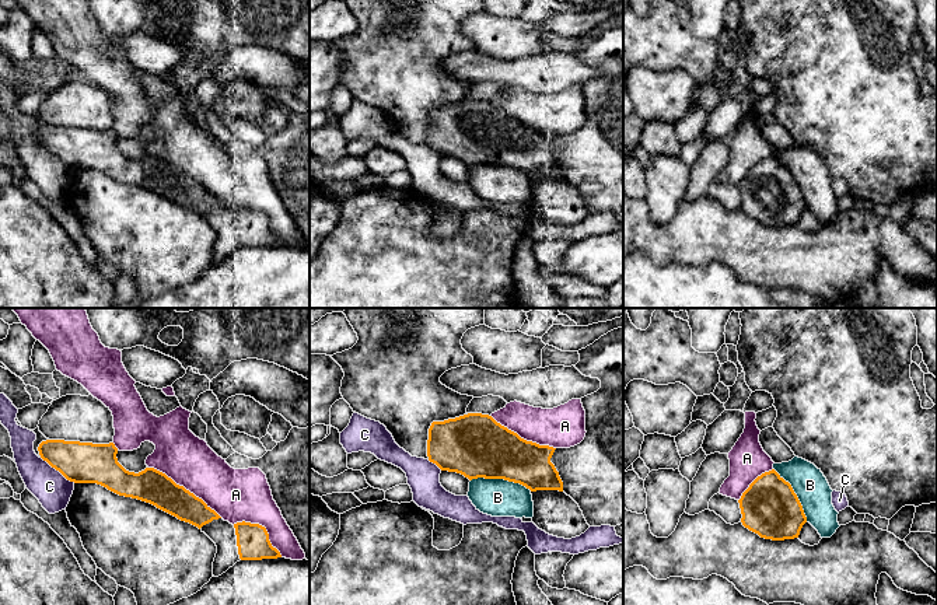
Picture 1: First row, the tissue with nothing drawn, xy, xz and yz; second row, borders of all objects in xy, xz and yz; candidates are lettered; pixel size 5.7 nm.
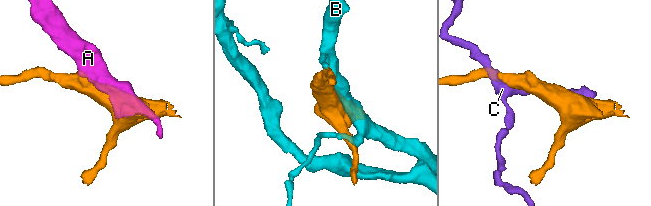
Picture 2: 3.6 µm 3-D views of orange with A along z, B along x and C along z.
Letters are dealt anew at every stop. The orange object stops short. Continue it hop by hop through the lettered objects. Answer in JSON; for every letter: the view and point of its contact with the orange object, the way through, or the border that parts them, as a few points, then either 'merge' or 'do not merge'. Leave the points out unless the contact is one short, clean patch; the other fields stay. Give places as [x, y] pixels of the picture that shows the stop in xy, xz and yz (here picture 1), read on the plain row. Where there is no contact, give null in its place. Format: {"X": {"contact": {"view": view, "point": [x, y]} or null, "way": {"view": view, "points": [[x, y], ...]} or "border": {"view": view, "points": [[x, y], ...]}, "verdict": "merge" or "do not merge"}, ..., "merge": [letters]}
{"A": {"contact": {"view": "xy", "point": [184, 174]}, "verdict": "do not merge"}, "B": {"contact": {"view": "xz", "point": [502, 164]}, "verdict": "do not merge"}, "C": {"contact": {"view": "xy", "point": [58, 156]}, "verdict": "do not merge"}, "merge": []}

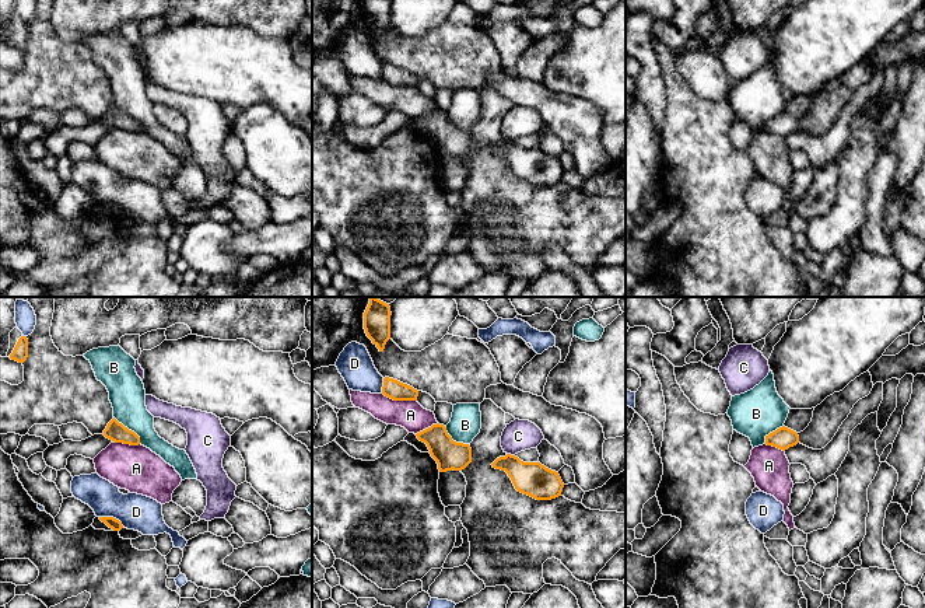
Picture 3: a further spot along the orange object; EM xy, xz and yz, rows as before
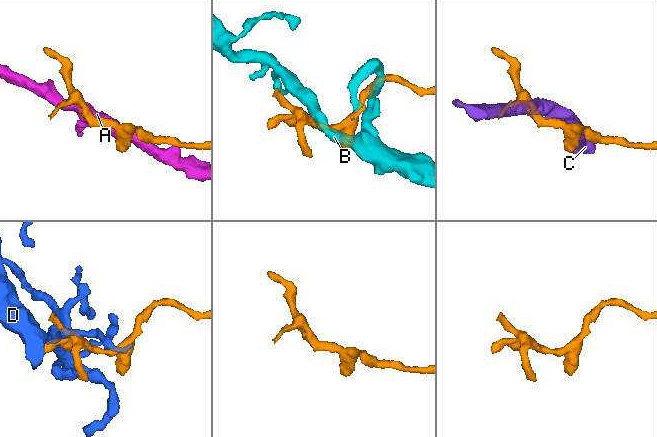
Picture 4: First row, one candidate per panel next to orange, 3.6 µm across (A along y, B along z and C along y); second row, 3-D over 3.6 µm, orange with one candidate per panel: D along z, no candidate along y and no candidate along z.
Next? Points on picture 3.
{"A": {"contact": {"view": "xz", "point": [399, 86]}, "verdict": "do not merge"}, "B": {"contact": {"view": "xy", "point": [128, 115]}, "border": {"view": "xy", "points": [[114, 102], [130, 115], [140, 129]]}, "verdict": "do not merge"}, "C": {"contact": {"view": "xz", "point": [510, 140]}, "border": {"view": "xz", "points": [[507, 139], [514, 142]]}, "verdict": "do not merge"}, "D": {"contact": {"view": "xy", "point": [112, 203]}, "verdict": "do not merge"}, "merge": []}

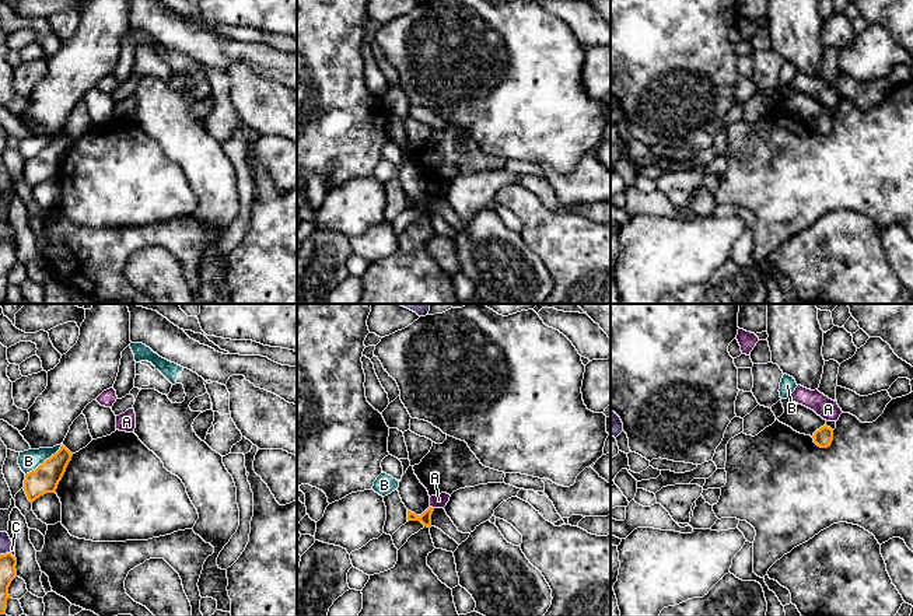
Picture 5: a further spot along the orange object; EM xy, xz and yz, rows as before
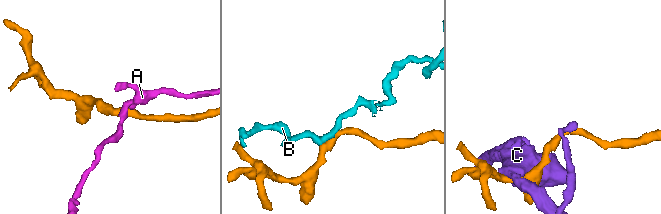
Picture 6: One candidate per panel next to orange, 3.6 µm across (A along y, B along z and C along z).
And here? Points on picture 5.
{"A": {"contact": {"view": "xz", "point": [431, 193]}, "border": {"view": "xz", "points": [[430, 192], [433, 195]]}, "verdict": "do not merge"}, "B": {"contact": {"view": "xy", "point": [45, 147]}, "border": {"view": "xy", "points": [[62, 132], [25, 161]]}, "verdict": "do not merge"}, "C": {"contact": {"view": "xy", "point": [7, 240]}, "verdict": "do not merge"}, "merge": []}

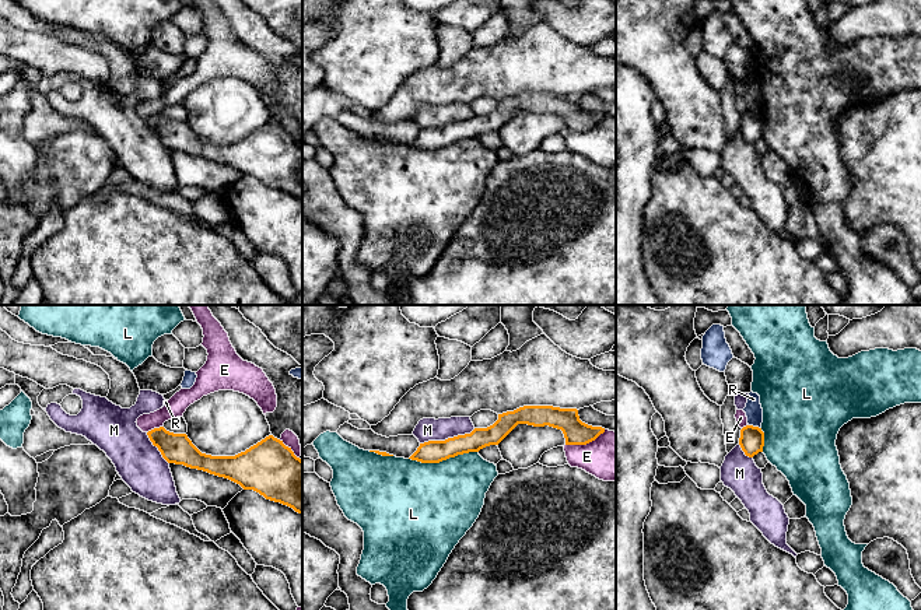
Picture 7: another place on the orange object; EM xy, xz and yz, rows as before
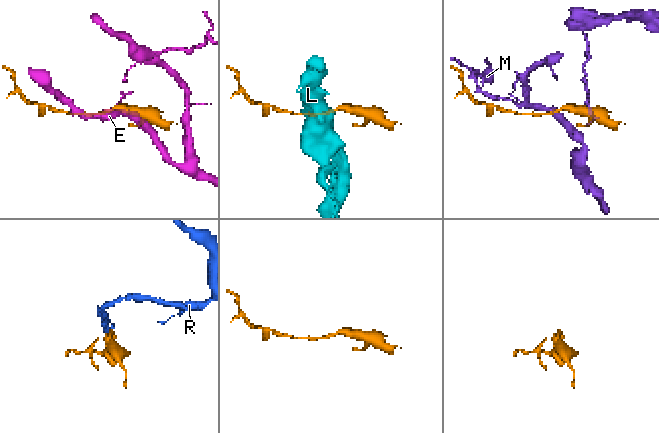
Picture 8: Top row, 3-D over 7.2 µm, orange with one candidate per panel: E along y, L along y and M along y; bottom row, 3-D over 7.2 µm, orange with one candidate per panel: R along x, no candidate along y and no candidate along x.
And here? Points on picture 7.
{"E": {"contact": {"view": "xz", "point": [585, 130]}, "verdict": "do not merge"}, "L": {"contact": {"view": "xz", "point": [443, 146]}, "verdict": "do not merge"}, "M": {"contact": {"view": "xz", "point": [448, 125]}, "border": {"view": "xz", "points": [[475, 115], [469, 119], [444, 126], [429, 126], [420, 130]]}, "verdict": "do not merge"}, "R": {"contact": {"view": "yz", "point": [755, 114]}, "border": {"view": "yz", "points": [[749, 111], [759, 115]]}, "verdict": "do not merge"}, "merge": []}

